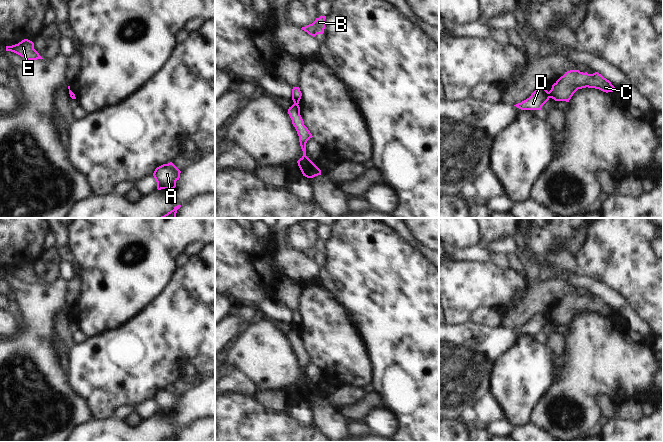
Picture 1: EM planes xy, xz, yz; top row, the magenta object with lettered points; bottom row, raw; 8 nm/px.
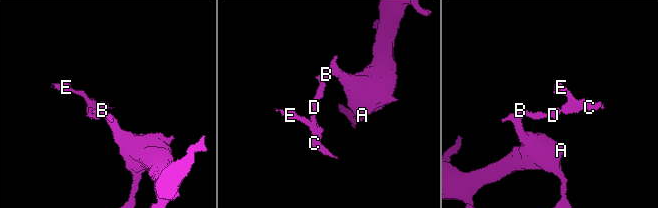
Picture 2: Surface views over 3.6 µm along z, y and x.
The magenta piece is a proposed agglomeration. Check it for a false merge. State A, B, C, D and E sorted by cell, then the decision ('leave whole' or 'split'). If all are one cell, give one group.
A B D / C E; split

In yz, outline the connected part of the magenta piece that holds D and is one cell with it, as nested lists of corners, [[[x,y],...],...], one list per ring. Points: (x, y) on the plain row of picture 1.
[[[538,312],[529,322],[514,330],[521,334],[541,334],[549,322],[549,316],[545,312]]]

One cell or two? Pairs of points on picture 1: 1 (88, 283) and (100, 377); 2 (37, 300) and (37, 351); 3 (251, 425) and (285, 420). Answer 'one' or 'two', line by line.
1: two
2: one
3: one

